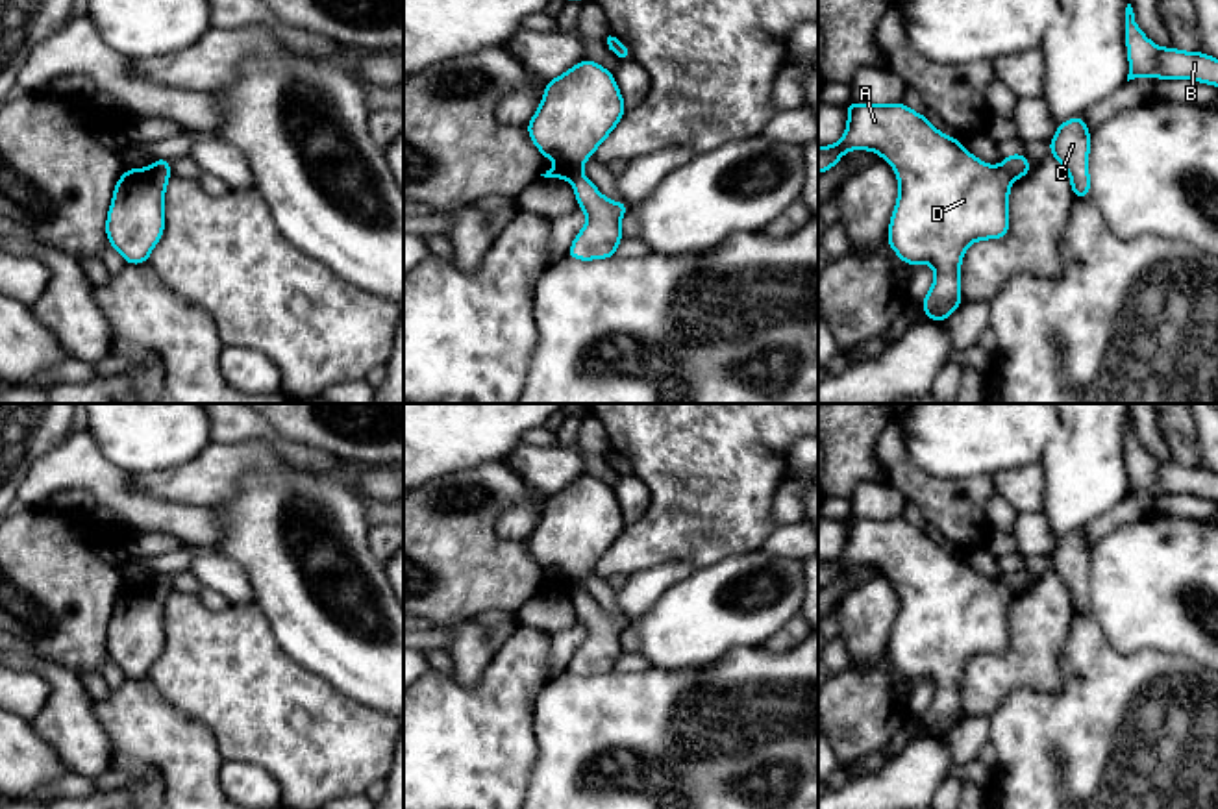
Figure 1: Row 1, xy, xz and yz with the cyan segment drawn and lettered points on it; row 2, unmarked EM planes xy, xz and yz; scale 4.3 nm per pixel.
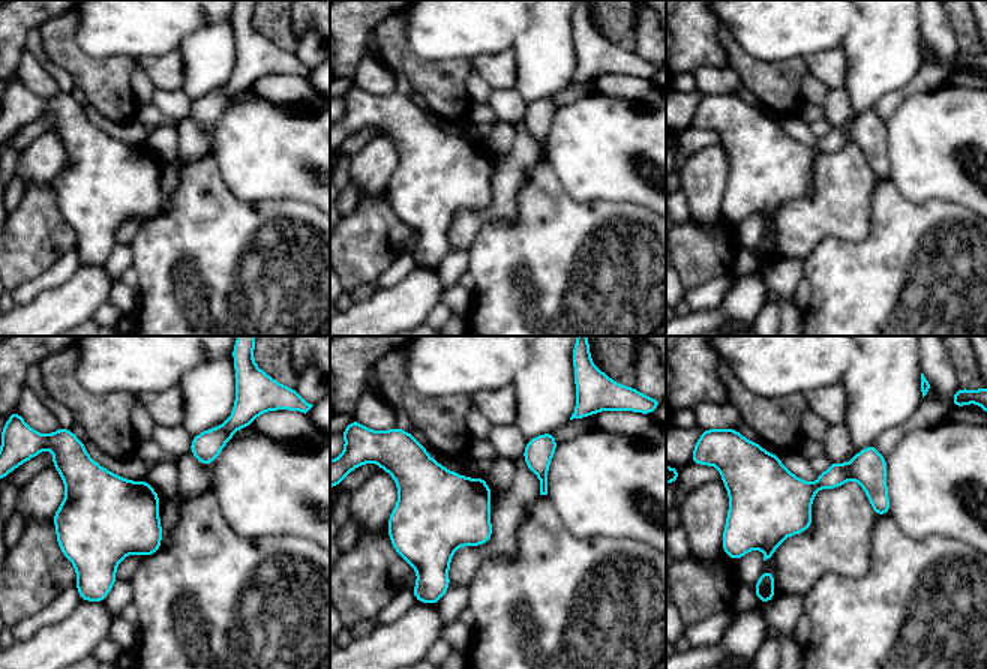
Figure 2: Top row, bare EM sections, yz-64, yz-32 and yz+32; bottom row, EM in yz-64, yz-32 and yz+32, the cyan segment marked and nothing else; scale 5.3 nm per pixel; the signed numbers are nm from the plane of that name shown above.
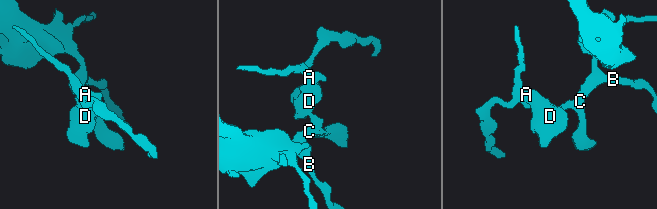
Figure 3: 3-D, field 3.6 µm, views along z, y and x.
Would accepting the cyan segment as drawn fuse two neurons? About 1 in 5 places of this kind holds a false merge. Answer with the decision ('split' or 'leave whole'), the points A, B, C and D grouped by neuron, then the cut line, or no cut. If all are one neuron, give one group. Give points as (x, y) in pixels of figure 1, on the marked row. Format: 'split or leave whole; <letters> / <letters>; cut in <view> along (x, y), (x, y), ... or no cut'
split; A D / B C; cut in yz along (1002, 163), (1015, 176)

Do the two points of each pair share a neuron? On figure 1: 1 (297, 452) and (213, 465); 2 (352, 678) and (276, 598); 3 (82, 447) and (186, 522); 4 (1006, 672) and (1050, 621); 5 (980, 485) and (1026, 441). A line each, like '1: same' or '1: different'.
1: different
2: same
3: same
4: same
5: different

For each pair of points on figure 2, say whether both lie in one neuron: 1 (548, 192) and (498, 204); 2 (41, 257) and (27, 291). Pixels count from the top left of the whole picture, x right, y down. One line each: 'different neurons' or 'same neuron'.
1: different neurons
2: different neurons

